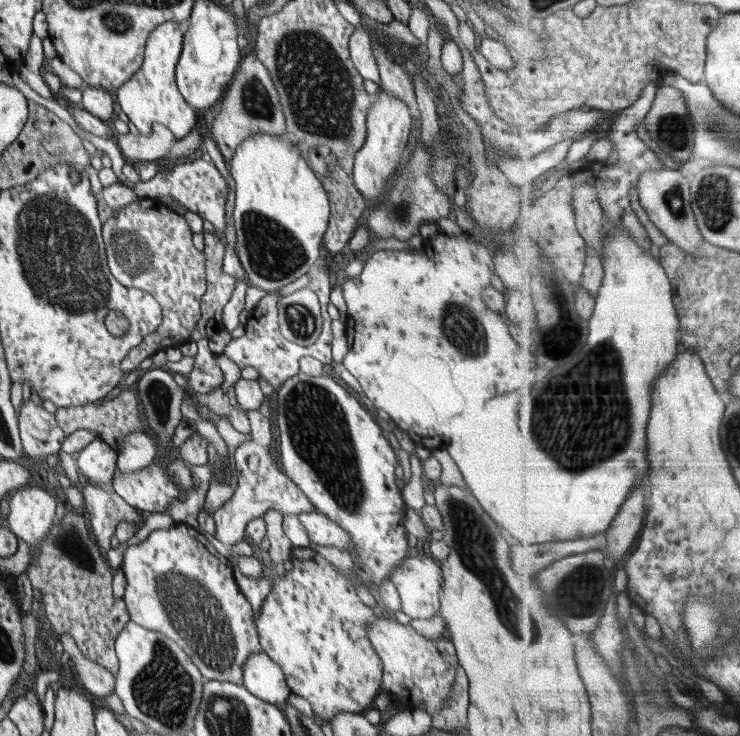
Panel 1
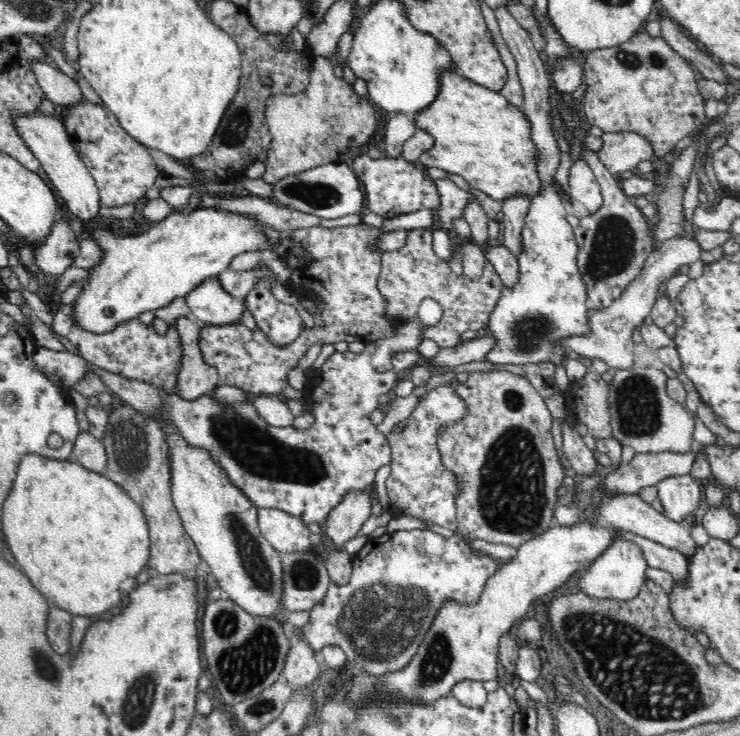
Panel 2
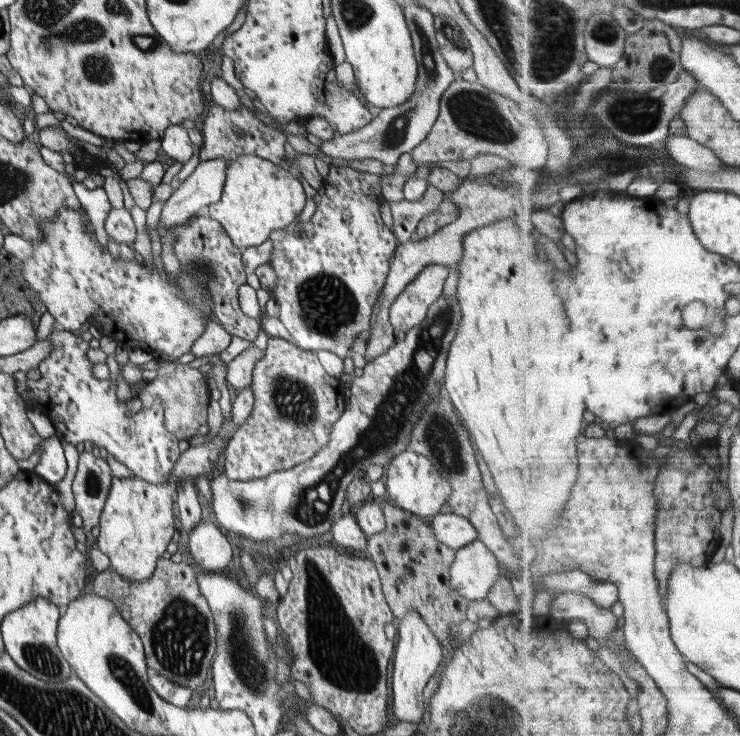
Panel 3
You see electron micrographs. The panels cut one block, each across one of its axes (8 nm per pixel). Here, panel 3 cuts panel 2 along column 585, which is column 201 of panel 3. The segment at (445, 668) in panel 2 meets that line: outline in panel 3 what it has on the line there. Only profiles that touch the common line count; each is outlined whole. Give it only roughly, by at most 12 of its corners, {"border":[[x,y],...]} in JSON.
{"border":[[209,517],[189,532],[193,566],[222,572],[232,562],[226,532]]}

